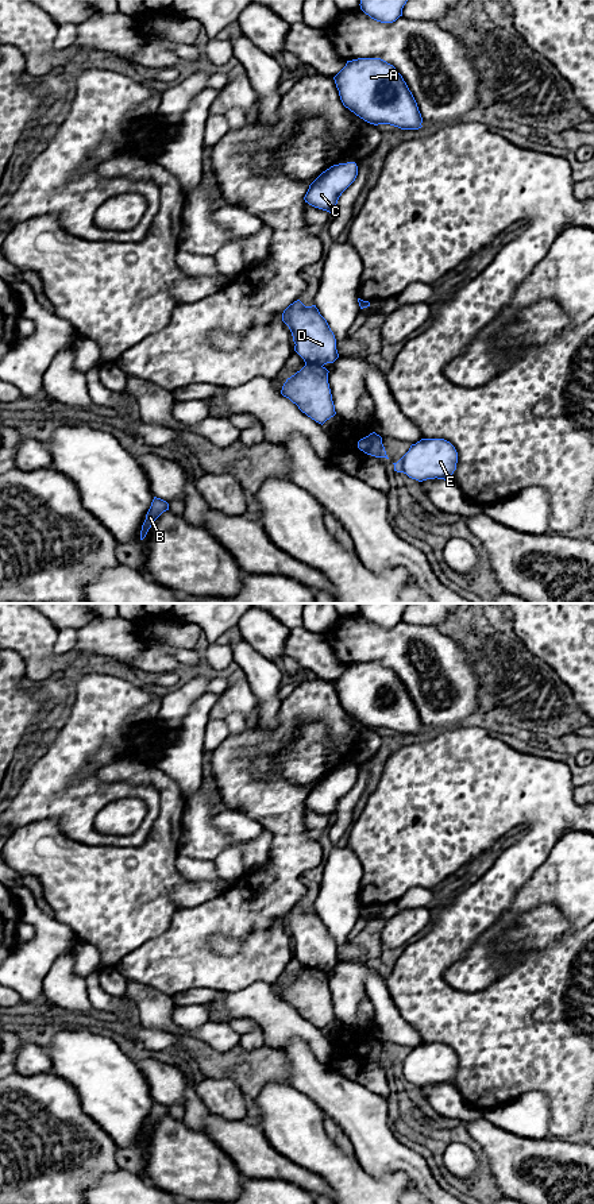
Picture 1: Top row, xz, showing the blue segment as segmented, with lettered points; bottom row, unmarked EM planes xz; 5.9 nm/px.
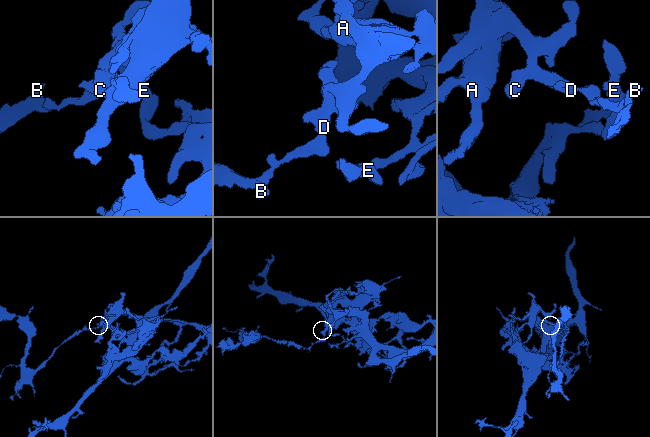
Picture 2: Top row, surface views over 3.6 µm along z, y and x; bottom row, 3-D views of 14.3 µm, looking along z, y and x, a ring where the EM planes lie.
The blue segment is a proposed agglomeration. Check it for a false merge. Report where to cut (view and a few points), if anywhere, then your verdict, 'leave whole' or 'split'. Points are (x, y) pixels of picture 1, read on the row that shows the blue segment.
cut xz (305, 363), (321, 366); split

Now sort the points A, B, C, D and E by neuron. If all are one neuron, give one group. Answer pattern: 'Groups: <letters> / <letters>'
Groups: A C D E / B

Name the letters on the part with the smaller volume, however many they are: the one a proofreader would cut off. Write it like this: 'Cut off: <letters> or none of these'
Cut off: B

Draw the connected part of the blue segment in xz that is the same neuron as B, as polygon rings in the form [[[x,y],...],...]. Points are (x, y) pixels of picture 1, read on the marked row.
[[[154,497],[151,506],[146,514],[146,520],[142,525],[140,540],[146,537],[154,521],[166,510],[169,510],[169,503],[161,498]]]

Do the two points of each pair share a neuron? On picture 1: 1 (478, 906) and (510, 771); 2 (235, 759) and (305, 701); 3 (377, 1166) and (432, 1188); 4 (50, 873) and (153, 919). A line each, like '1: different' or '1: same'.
1: same
2: same
3: same
4: same

